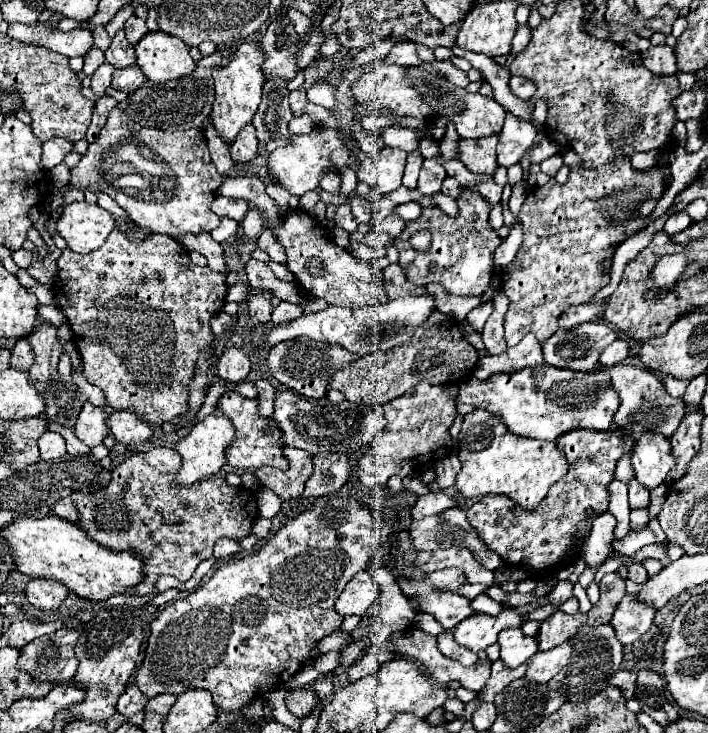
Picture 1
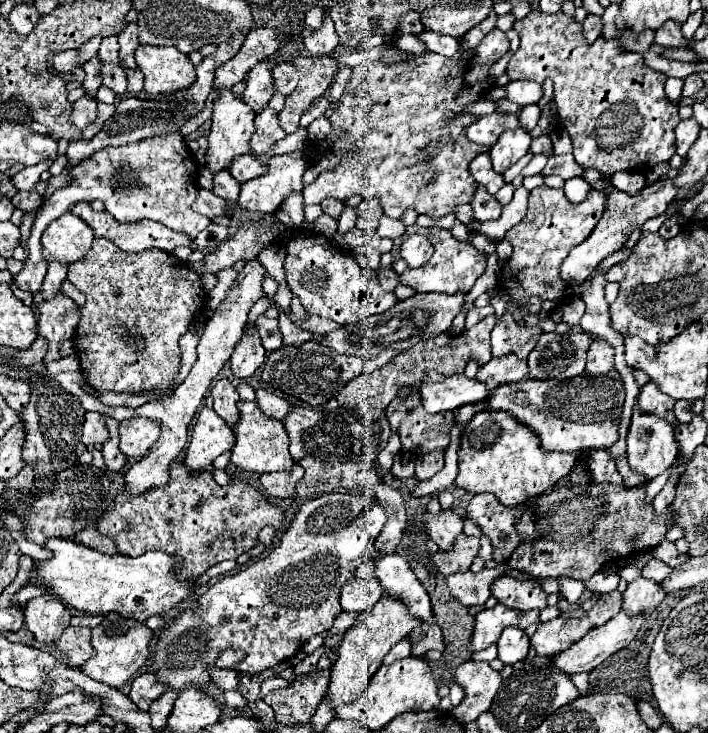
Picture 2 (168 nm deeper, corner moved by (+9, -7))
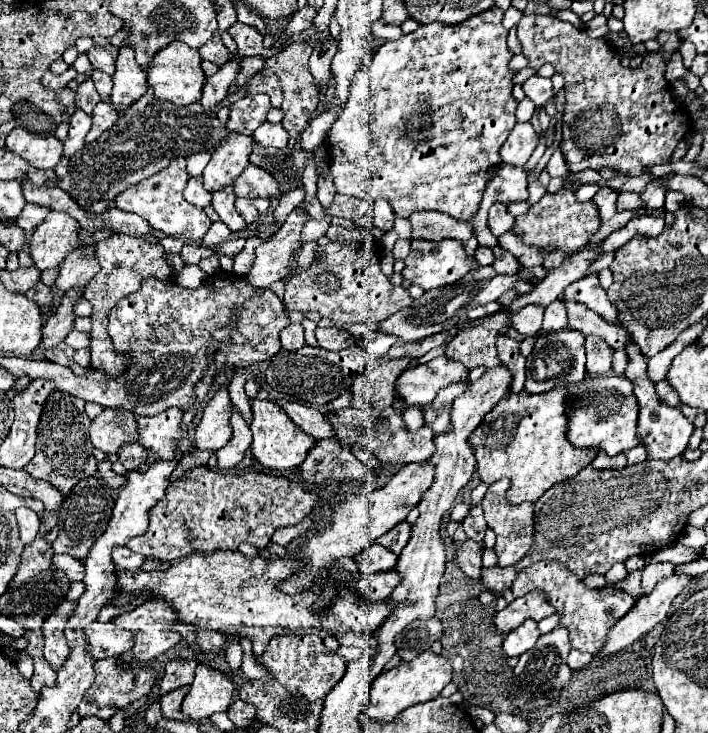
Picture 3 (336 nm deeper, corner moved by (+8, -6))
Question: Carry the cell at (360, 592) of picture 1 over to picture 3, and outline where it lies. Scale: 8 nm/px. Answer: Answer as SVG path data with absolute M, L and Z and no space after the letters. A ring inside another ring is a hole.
M387 570L381 574L369 574L369 576L363 576L359 582L355 582L355 590L359 598L369 604L385 600L393 592L393 586L397 586L395 570Z

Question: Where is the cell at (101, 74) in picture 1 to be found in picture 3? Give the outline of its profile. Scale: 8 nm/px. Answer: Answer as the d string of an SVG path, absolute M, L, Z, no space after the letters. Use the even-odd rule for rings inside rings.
M77 108L69 122L69 136L63 142L65 144L63 156L71 156L77 150L81 150L81 146L85 146L85 136L87 136L89 128L91 128L91 116L85 114L81 108Z

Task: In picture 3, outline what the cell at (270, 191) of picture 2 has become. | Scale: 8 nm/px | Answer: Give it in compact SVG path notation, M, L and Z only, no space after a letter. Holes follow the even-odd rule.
M237 198L235 200L235 208L245 218L247 224L261 218L269 210L269 206L271 206L269 198Z

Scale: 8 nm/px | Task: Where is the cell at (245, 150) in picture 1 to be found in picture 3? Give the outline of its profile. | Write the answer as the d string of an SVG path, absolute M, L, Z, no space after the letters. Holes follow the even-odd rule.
M249 164L233 182L235 194L237 196L263 196L263 198L273 198L279 194L277 180L273 178L271 172Z

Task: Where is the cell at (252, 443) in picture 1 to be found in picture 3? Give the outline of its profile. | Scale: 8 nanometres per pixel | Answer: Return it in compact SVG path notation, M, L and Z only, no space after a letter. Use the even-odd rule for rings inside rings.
M271 400L251 402L251 412L253 412L253 420L251 420L251 432L253 432L251 452L253 452L255 460L261 462L263 466L267 466L269 470L297 468L305 460L307 452L313 448L313 444L315 444L313 436L309 436L301 428L297 428L293 424L293 420Z

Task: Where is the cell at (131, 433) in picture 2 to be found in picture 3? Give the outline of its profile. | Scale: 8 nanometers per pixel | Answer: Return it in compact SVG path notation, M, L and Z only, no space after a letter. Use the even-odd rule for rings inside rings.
M169 408L157 416L137 416L137 442L159 458L173 458L173 446L181 442L181 454L191 452L187 432L181 434L181 410Z

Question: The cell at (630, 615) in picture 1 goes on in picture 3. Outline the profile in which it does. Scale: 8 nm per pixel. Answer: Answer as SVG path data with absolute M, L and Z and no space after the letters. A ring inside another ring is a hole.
M661 562L661 564L647 564L641 570L641 586L643 586L643 594L649 594L657 582L661 582L663 578L669 578L673 574L673 564L669 562Z

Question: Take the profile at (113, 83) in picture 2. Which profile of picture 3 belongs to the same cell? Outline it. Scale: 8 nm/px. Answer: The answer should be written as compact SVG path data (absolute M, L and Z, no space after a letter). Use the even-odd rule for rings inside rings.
M93 46L89 52L87 52L87 56L89 56L89 60L91 60L91 64L93 64L93 68L95 70L101 70L101 72L105 72L105 74L109 74L109 76L113 76L115 74L115 58L117 58L117 48L115 46Z

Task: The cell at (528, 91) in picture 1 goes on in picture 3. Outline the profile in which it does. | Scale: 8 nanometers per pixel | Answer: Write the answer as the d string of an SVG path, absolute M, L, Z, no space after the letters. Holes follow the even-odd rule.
M537 74L523 82L523 90L525 90L527 98L533 100L535 106L545 106L545 102L553 96L553 84L551 84L551 80L549 78L541 78Z

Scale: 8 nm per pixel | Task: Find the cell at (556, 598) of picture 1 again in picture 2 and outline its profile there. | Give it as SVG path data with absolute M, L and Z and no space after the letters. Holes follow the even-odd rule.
M498 603L492 609L484 609L476 615L476 627L470 643L470 651L482 651L488 645L496 643L506 627L520 627L526 629L532 623L540 621L540 611L520 611L520 609L510 609L502 603Z

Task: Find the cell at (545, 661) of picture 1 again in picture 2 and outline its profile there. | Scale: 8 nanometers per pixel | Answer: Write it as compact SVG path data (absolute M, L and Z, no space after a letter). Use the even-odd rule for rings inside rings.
M620 611L618 615L614 615L608 623L604 623L602 627L596 627L592 629L586 637L582 637L578 643L574 643L570 649L562 651L556 655L554 659L554 667L566 671L568 675L572 673L588 673L592 671L594 667L598 667L604 659L608 659L612 653L624 649L638 633L638 629L642 627L642 623L646 621L644 615L626 615L624 611Z

